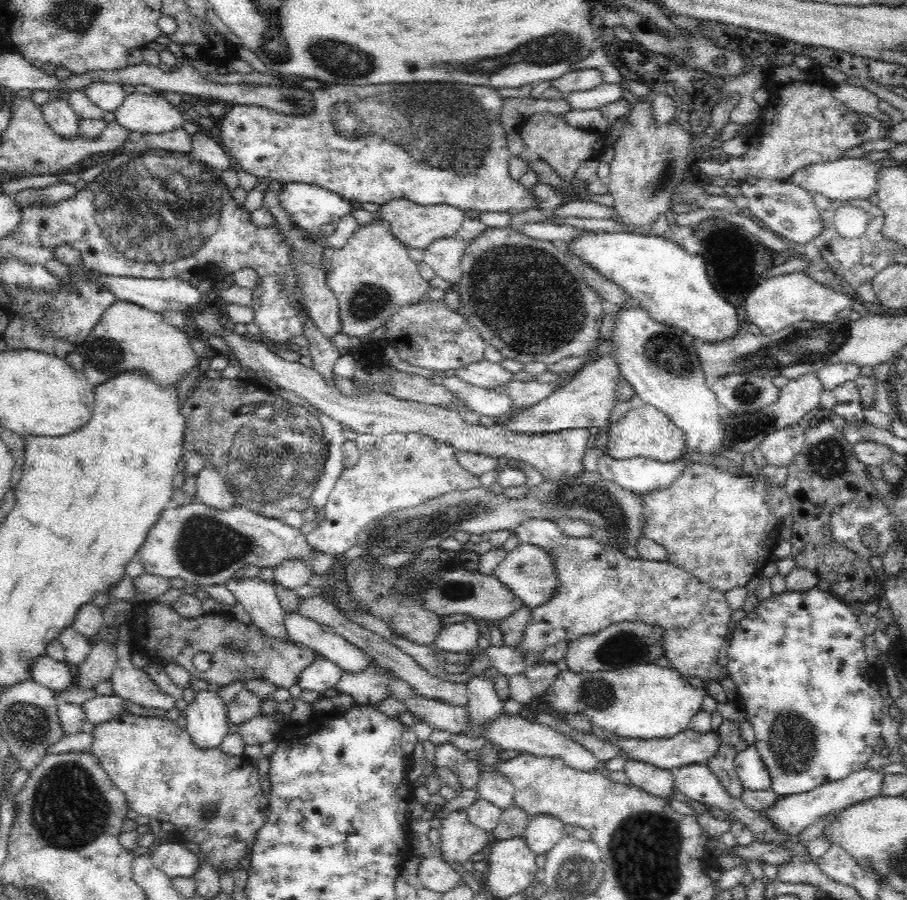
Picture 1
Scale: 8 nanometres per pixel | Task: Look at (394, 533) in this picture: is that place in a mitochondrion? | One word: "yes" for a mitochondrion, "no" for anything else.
yes

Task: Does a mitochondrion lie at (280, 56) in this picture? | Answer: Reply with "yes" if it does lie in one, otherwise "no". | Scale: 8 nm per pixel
yes

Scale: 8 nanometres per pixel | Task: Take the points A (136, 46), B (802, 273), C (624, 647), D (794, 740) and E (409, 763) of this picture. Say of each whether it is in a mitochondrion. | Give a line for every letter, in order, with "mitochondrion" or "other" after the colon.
A: other
B: other
C: mitochondrion
D: mitochondrion
E: other

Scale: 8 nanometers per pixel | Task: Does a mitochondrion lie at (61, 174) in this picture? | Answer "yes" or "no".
no

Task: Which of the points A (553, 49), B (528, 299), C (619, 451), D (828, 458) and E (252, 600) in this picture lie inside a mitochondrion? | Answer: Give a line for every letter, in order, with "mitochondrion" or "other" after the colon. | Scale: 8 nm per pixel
A: mitochondrion
B: mitochondrion
C: other
D: mitochondrion
E: other

